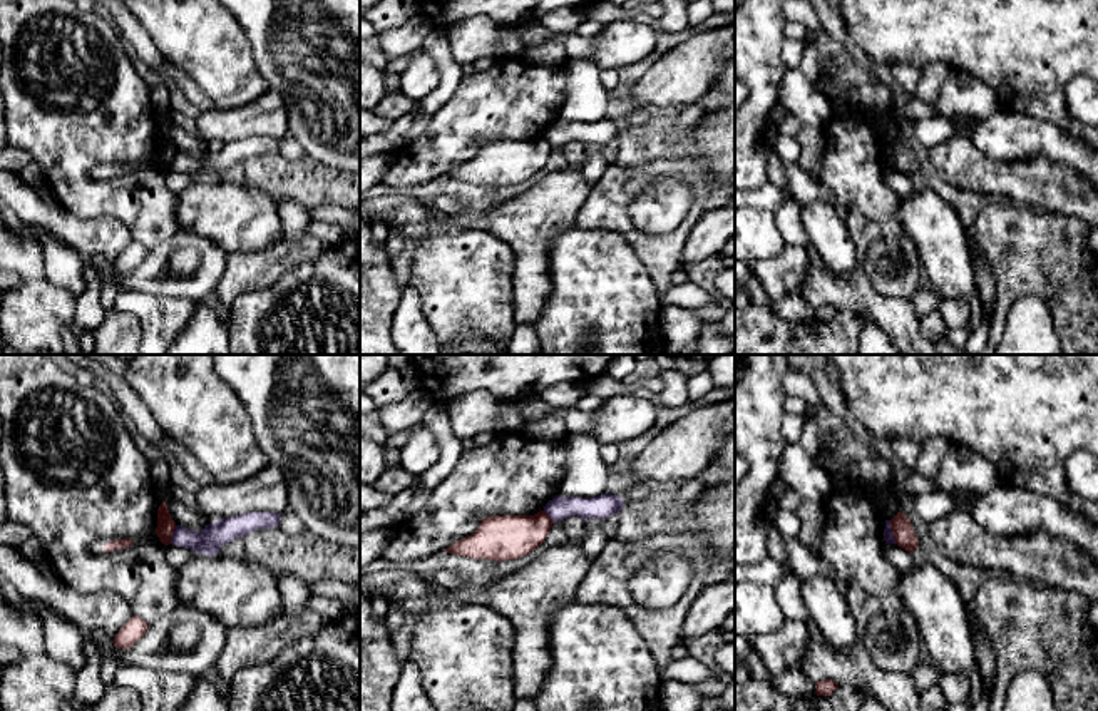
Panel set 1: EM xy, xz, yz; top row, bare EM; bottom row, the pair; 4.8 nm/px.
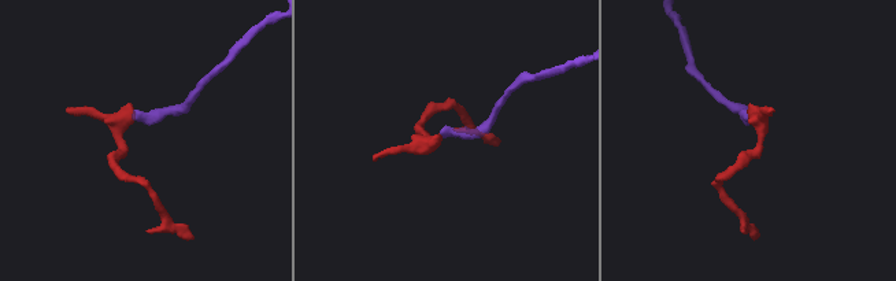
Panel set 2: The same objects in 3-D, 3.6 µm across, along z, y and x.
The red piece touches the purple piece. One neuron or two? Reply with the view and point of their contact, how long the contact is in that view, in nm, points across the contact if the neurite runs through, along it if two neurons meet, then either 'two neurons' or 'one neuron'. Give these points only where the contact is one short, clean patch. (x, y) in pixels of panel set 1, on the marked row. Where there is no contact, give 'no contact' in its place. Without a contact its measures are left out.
yz (892, 532) | 120 nm | along yz (889, 521), (896, 542) | two neurons

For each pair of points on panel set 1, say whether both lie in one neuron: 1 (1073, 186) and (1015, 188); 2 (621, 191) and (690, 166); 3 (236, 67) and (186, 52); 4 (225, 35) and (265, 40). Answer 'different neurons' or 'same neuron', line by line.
1: same neuron
2: same neuron
3: same neuron
4: different neurons

